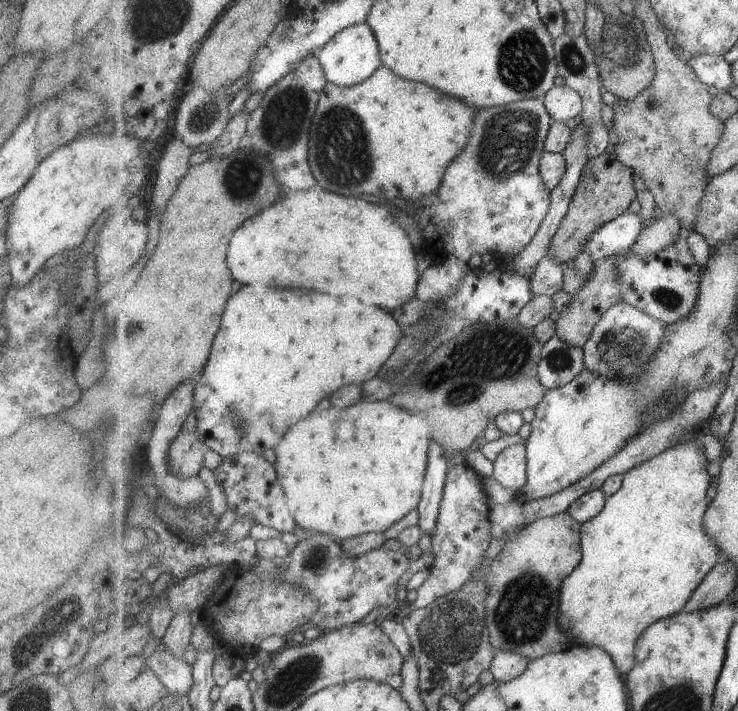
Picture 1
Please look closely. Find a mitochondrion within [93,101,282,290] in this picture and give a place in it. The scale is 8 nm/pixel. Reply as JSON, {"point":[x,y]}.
{"point":[245,171]}

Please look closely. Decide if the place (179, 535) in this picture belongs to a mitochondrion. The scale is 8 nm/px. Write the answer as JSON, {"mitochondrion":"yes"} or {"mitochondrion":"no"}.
{"mitochondrion":"no"}

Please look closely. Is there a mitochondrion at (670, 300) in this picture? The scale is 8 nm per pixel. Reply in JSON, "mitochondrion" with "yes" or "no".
{"mitochondrion":"yes"}

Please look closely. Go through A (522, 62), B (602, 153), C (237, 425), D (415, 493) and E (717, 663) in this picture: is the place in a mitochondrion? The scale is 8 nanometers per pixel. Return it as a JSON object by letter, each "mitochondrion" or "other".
{"A":"mitochondrion","B":"other","C":"mitochondrion","D":"other","E":"other"}

